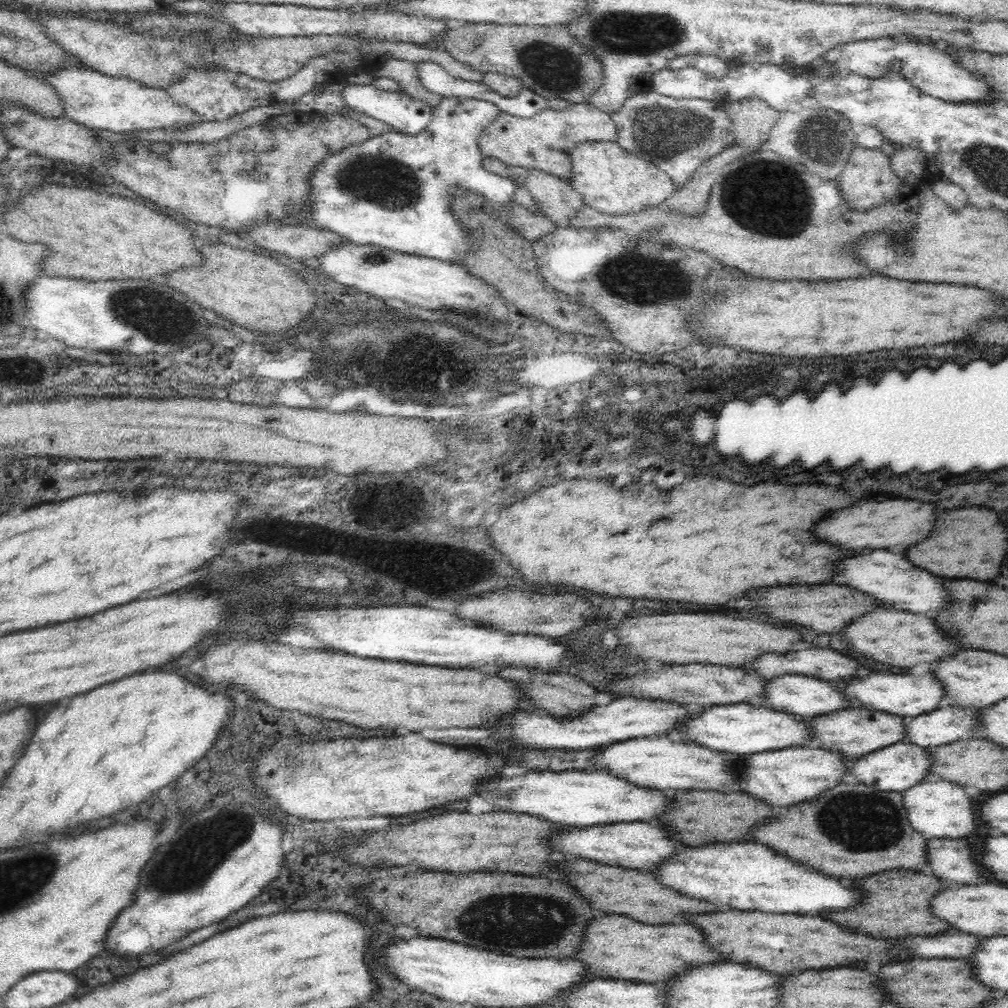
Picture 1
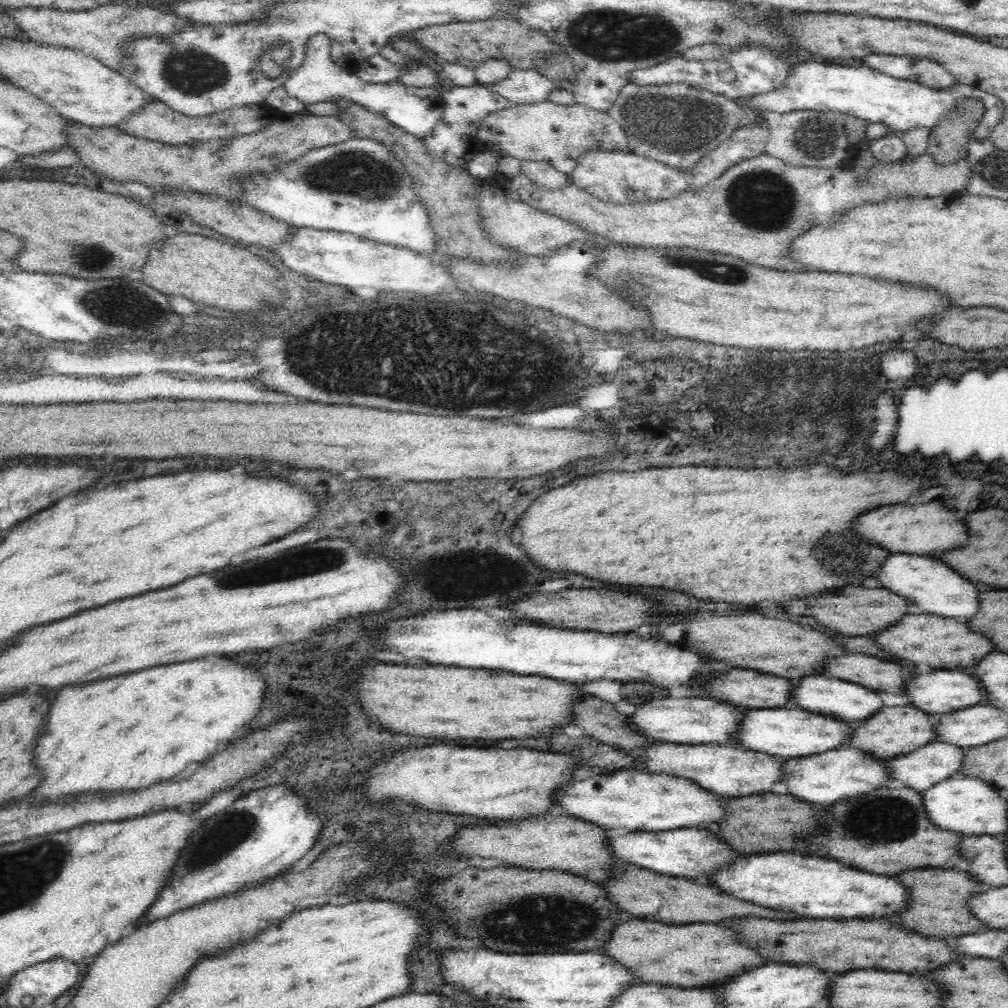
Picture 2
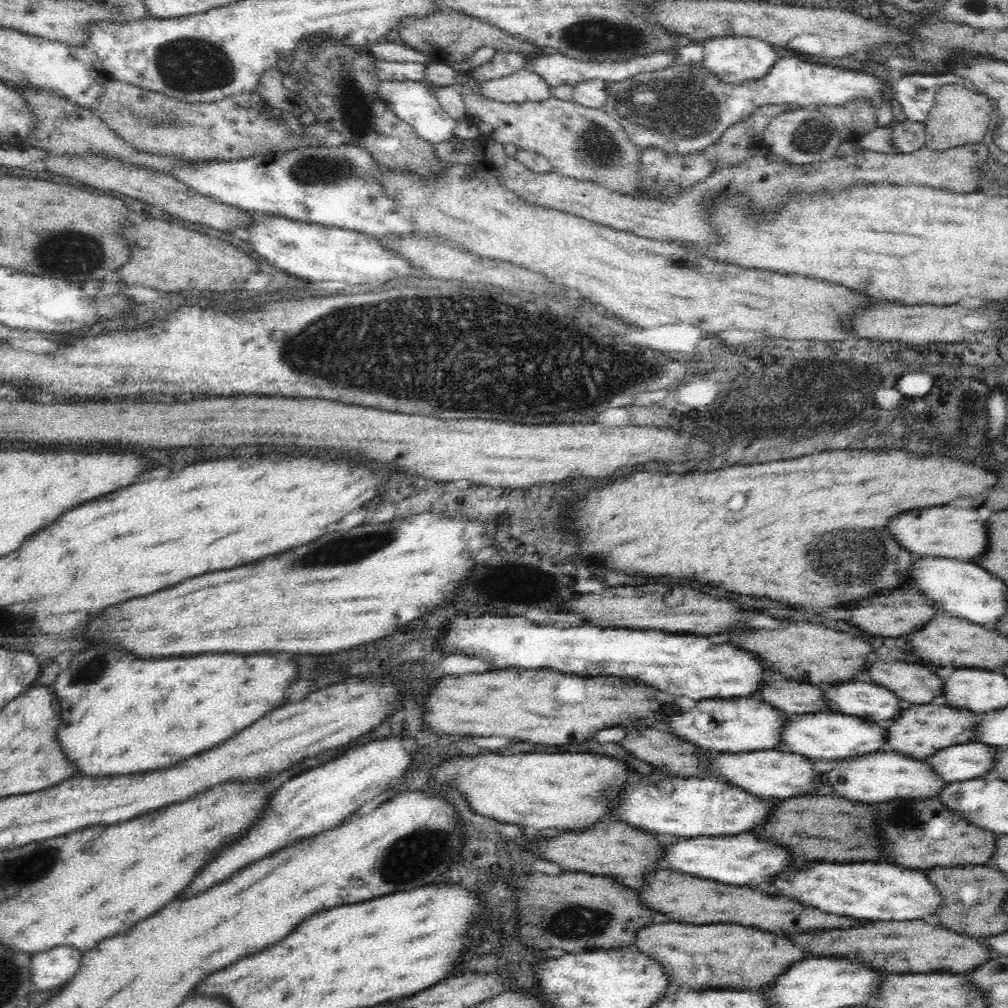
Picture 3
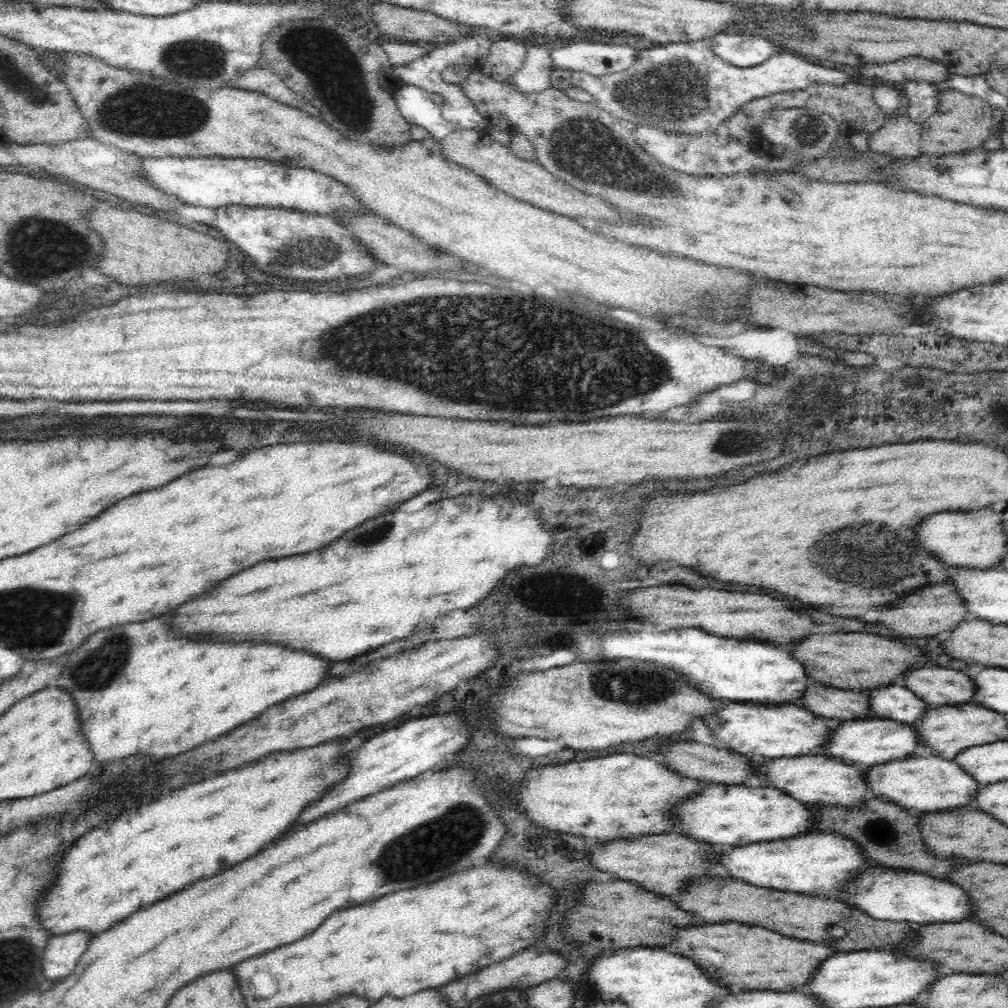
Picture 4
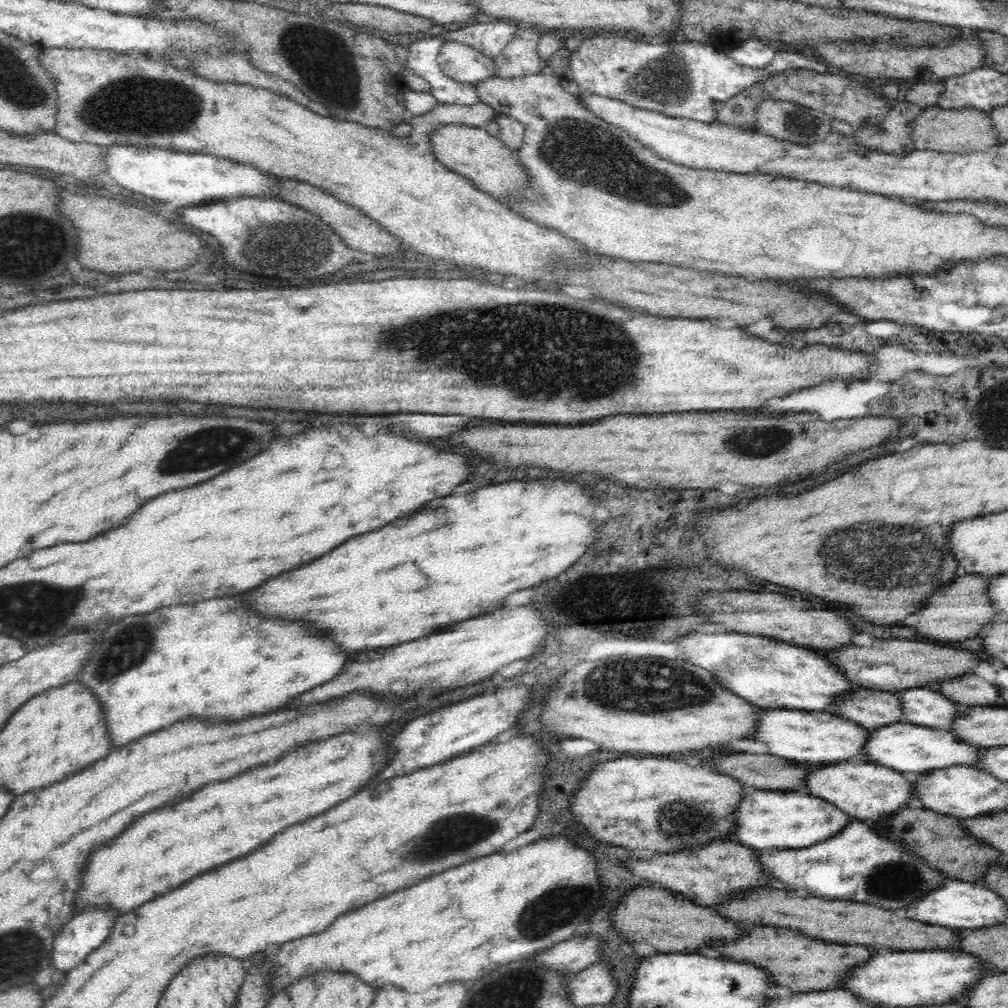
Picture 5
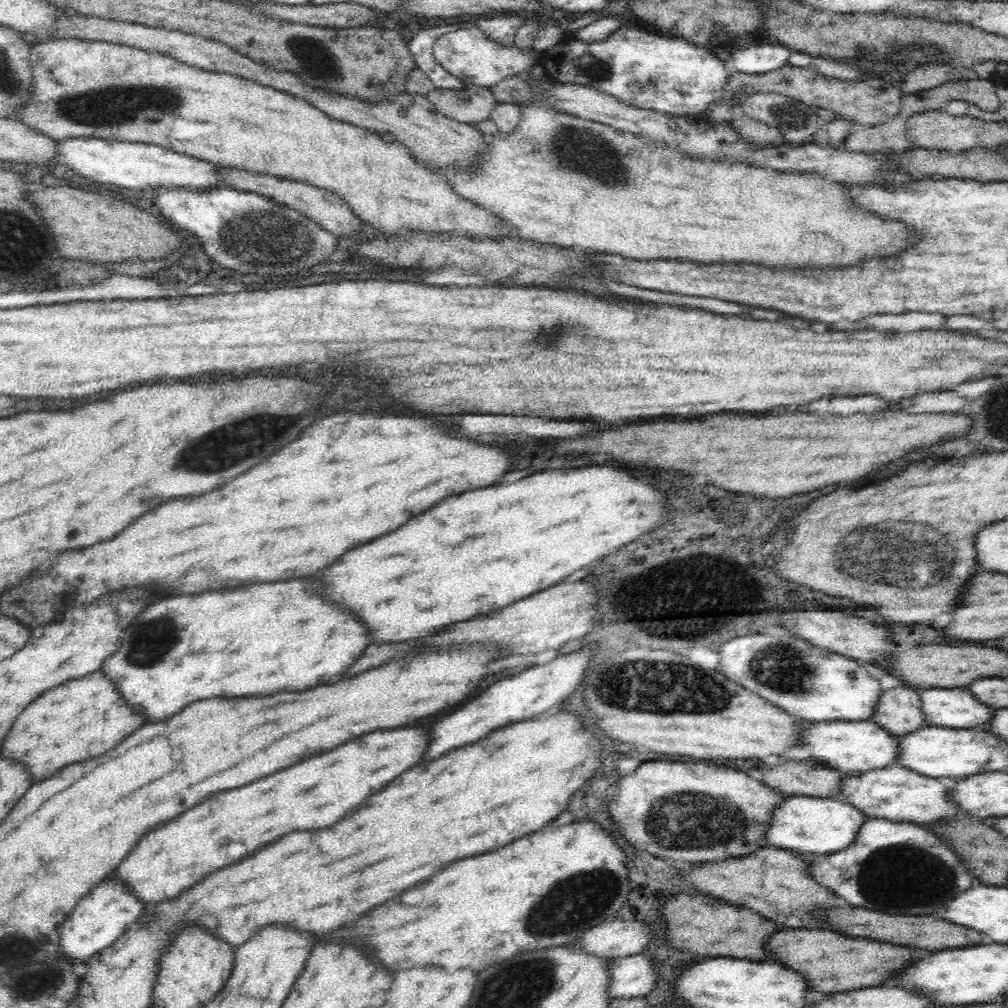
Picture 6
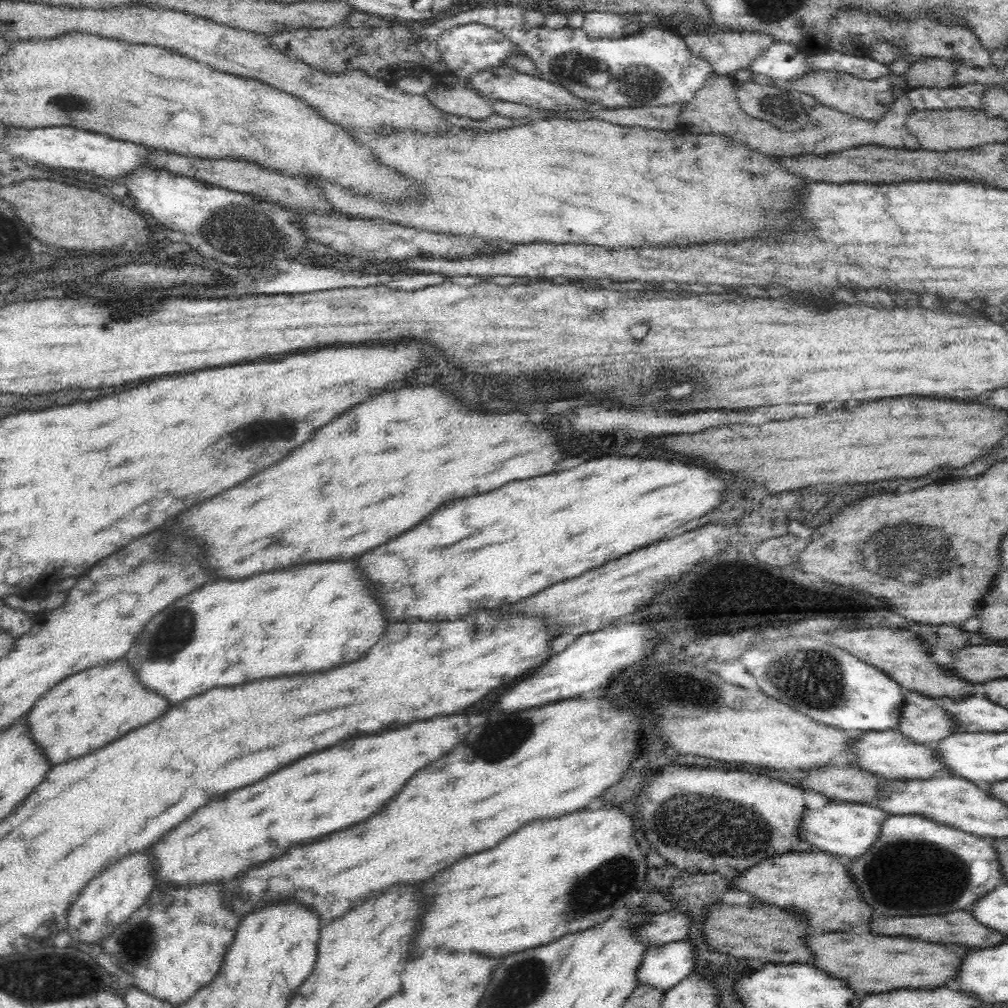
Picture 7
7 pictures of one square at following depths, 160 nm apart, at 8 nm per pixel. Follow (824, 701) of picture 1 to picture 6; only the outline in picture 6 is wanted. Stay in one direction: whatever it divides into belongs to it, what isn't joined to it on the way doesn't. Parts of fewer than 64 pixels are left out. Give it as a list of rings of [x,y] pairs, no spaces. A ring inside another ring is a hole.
[[[932,687],[919,694],[920,709],[926,723],[951,729],[984,729],[993,710],[974,700],[960,687]]]

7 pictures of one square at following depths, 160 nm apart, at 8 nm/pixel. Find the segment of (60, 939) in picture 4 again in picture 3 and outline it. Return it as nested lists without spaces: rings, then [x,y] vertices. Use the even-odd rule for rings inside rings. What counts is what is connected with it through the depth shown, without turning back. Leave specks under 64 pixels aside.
[[[57,946],[36,954],[30,964],[34,992],[48,992],[70,982],[80,968],[80,958],[80,951],[70,946]]]

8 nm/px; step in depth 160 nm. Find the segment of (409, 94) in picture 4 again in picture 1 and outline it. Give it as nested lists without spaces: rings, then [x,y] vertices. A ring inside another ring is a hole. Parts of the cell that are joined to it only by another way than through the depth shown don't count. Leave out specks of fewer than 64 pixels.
[[[349,85],[343,92],[344,100],[352,111],[371,116],[376,120],[382,120],[390,124],[397,133],[403,135],[418,134],[432,120],[433,110],[426,103],[416,101],[412,97],[400,94],[400,92],[382,91],[372,85]]]

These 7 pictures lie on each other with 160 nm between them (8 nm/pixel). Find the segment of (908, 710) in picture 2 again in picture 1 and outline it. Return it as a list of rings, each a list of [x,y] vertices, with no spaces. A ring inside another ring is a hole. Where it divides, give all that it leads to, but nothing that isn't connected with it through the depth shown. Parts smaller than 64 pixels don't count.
[[[852,706],[828,714],[816,714],[816,716],[802,718],[802,721],[808,725],[808,740],[802,740],[799,746],[838,752],[844,755],[846,760],[852,761],[868,752],[902,741],[906,736],[905,720],[898,715],[868,710],[860,706]]]

